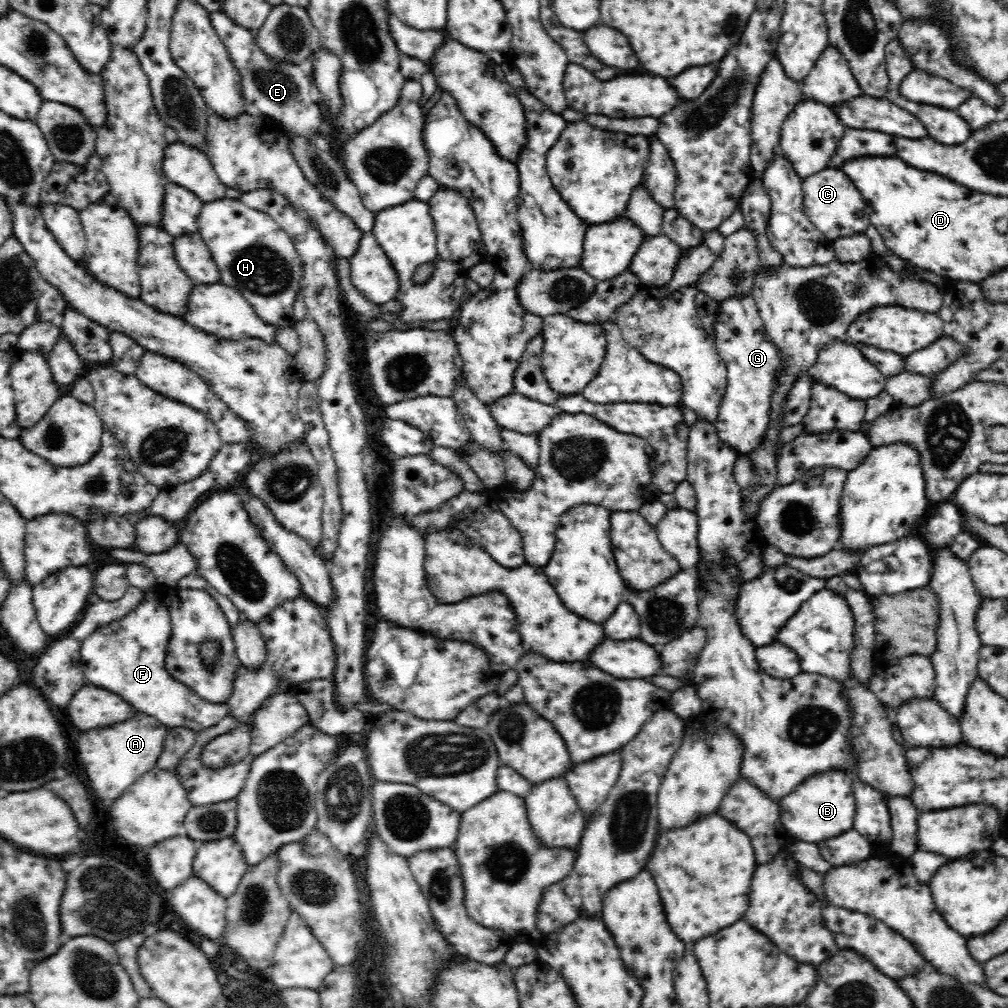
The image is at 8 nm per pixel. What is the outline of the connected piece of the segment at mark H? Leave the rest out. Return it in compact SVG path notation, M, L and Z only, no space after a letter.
M224 197L203 203L198 231L220 271L219 283L236 289L263 322L295 326L293 305L301 289L302 261L290 235L269 214Z

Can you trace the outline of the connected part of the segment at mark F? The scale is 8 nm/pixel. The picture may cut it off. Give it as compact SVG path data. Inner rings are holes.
M159 588L145 593L144 598L124 618L112 621L94 631L81 642L80 668L88 684L96 684L114 694L120 694L136 710L158 718L166 726L192 729L196 732L218 724L229 714L226 703L202 700L196 692L172 678L164 668L171 637L169 610L173 592Z

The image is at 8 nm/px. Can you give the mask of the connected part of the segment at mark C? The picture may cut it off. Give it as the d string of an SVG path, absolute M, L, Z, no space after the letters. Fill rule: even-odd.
M840 168L821 170L802 180L803 207L807 217L817 230L822 231L830 241L841 239L856 233L865 233L872 225L867 214L865 198Z

